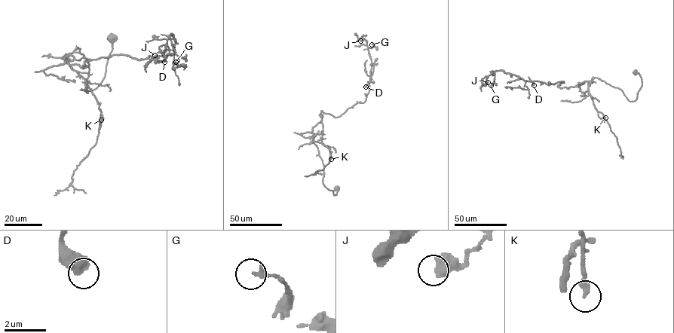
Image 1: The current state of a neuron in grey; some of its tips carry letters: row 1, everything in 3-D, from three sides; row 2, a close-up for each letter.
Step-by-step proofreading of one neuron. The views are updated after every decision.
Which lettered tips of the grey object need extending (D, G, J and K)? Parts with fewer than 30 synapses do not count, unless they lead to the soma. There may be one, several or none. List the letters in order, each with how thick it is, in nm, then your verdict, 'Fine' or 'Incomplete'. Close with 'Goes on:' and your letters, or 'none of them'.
D: Thickness 700 nm. Fine
G: Thickness 200 nm. Fine
J: Thickness 600 nm. Fine
K: Thickness 240 nm. Fine
Goes on: none of them

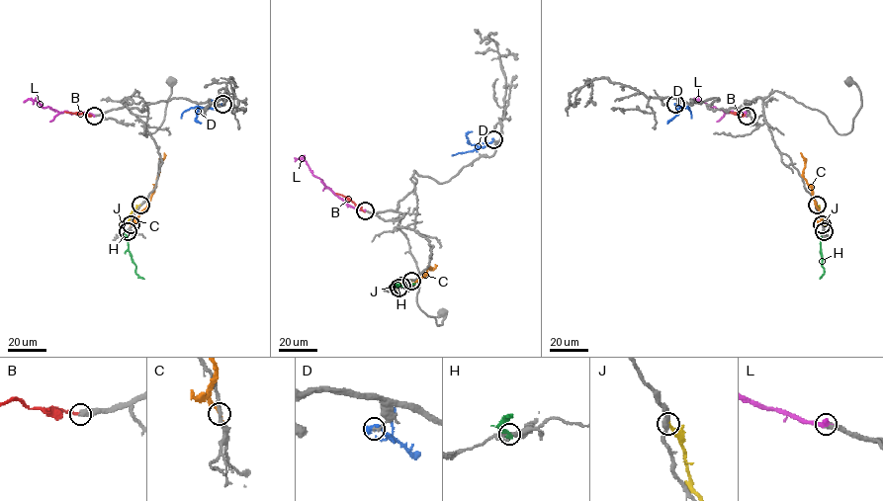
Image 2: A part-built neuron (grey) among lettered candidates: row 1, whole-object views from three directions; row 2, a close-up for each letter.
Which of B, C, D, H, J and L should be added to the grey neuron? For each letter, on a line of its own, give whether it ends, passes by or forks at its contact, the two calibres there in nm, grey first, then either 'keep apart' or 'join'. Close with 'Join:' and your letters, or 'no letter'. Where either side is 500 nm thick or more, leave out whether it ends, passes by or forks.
B: it ends; calibres 480 and 220 nm; keep apart
C: it ends; calibres 320 and 380 nm; keep apart
D: calibres 180 and 650 nm; keep apart
H: it ends; calibres 160 and 420 nm; keep apart
J: it ends; calibres 360 and 280 nm; keep apart
L: it ends; calibres 460 and 480 nm; join
Join: L

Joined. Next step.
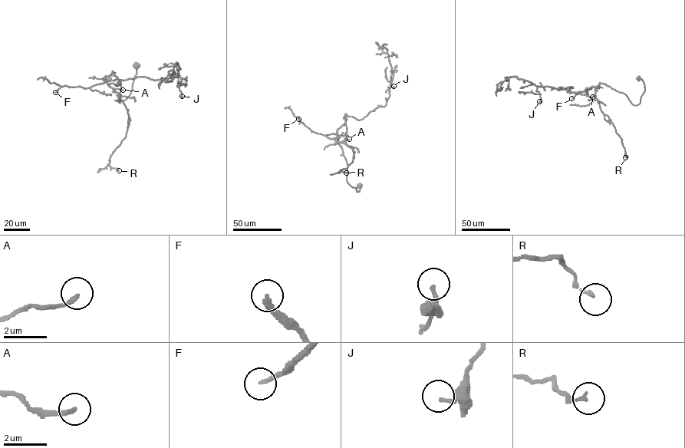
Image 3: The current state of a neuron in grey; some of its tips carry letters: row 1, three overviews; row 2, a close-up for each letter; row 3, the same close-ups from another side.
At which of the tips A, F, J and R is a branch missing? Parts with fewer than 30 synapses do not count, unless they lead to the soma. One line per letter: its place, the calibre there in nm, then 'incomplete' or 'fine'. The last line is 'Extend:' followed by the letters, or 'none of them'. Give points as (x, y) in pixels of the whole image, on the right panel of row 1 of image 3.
A: (592, 97) | 180 nm | fine
F: (571, 98) | 240 nm | incomplete
J: (539, 101) | 150 nm | fine
R: (625, 157) | 130 nm | fine
Extend: F

